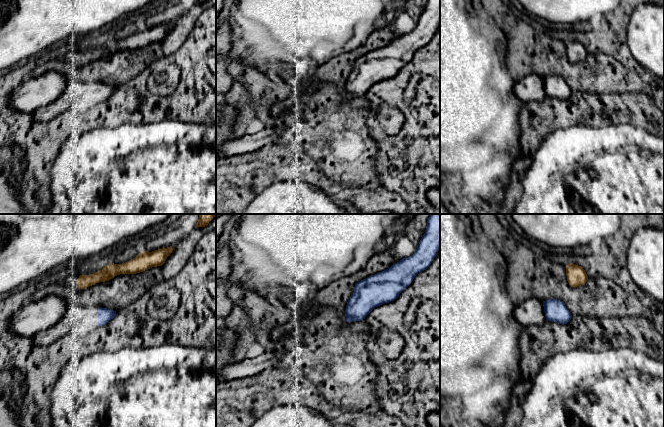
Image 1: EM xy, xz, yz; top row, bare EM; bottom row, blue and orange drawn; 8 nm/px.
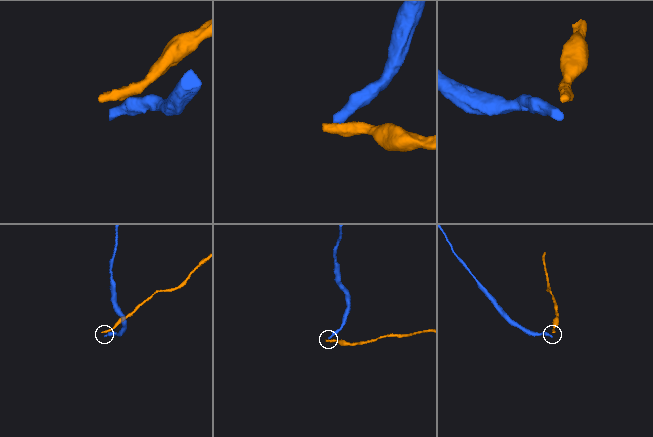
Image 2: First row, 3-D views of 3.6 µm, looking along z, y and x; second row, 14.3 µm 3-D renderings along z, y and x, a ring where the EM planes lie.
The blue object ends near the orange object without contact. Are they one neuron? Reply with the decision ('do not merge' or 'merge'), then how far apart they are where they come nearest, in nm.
do not merge; gap 140 nm

